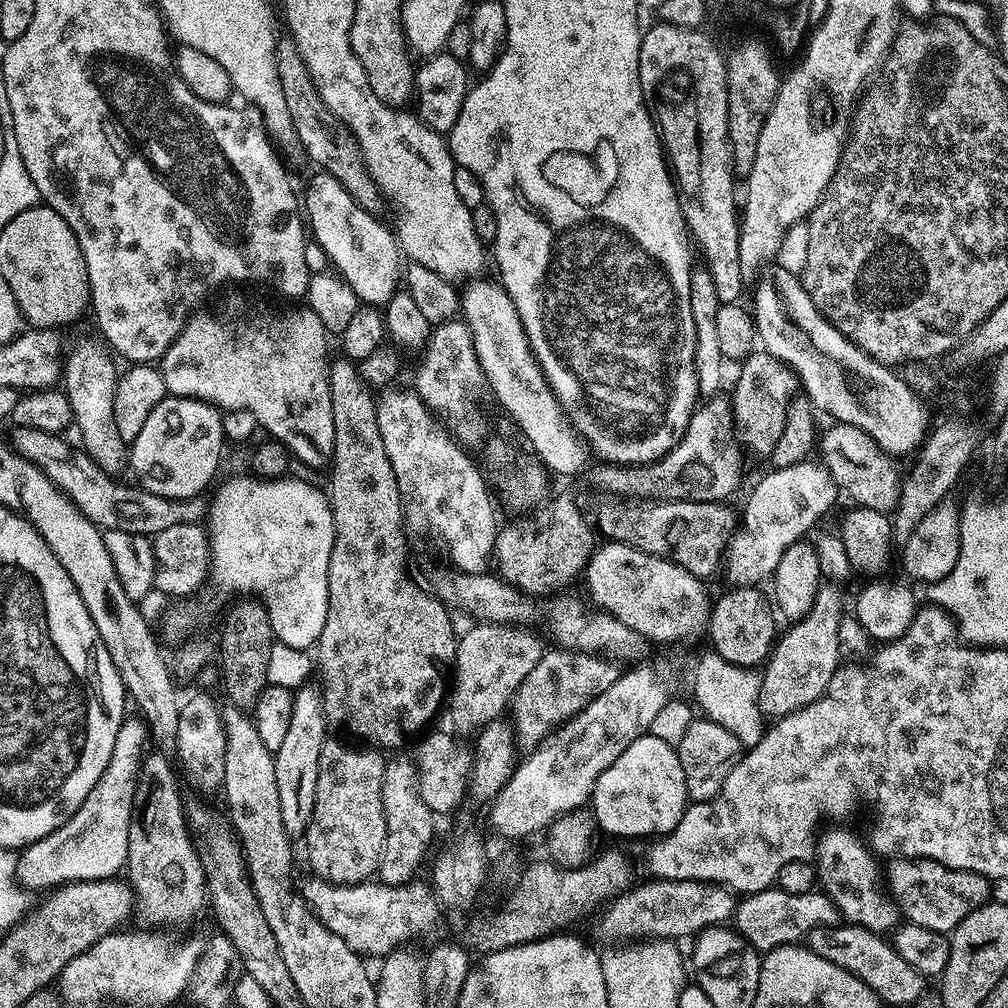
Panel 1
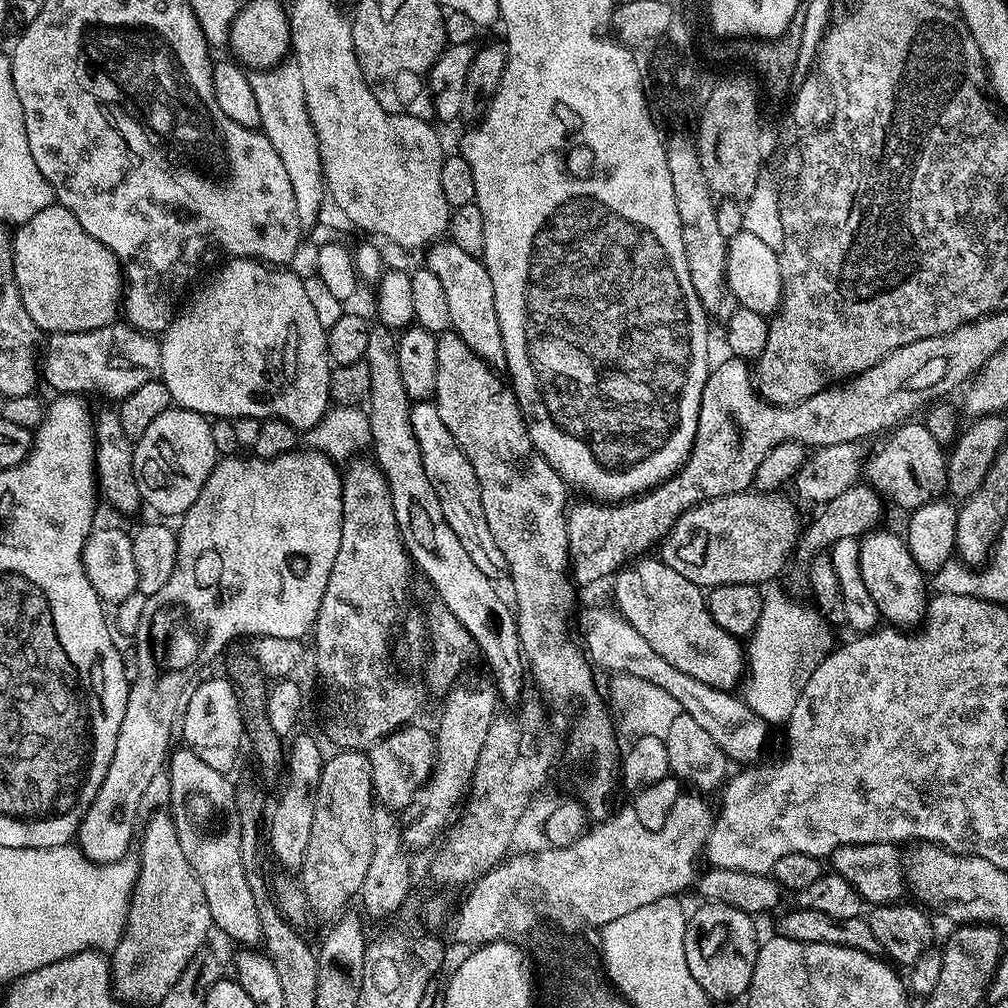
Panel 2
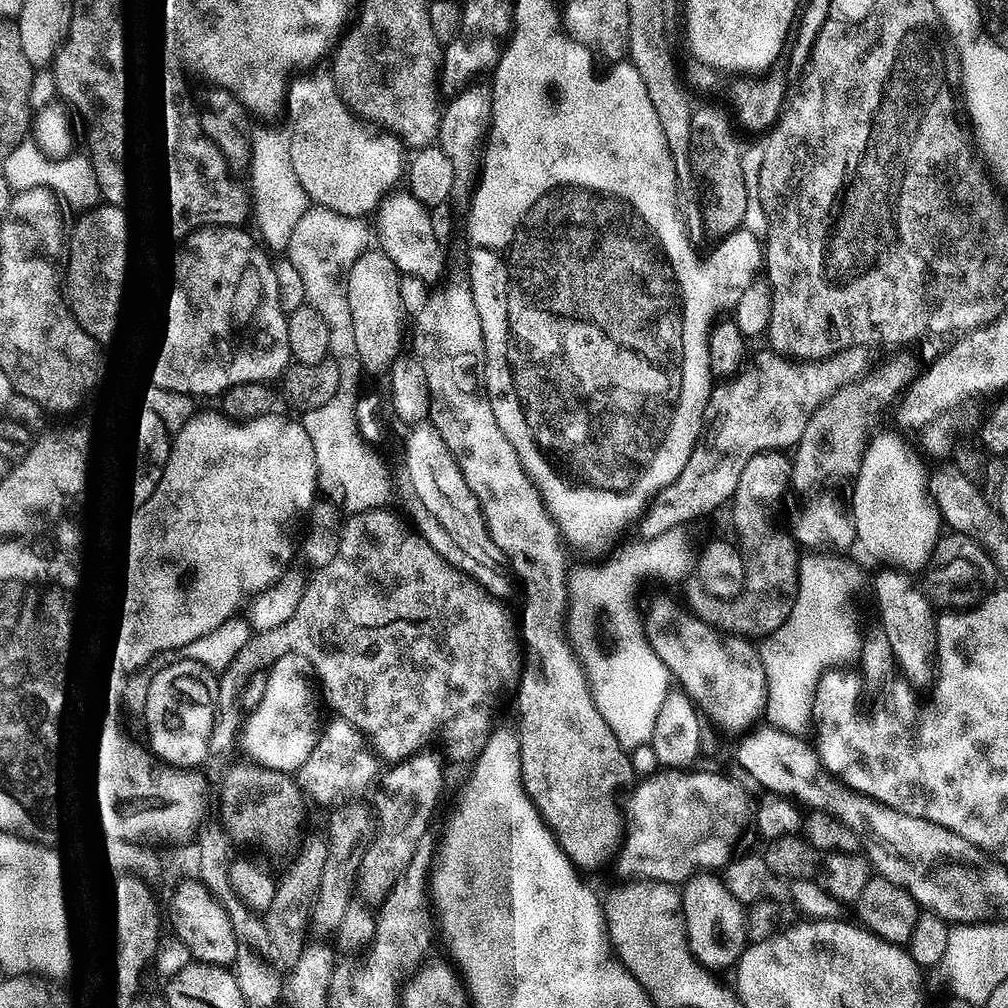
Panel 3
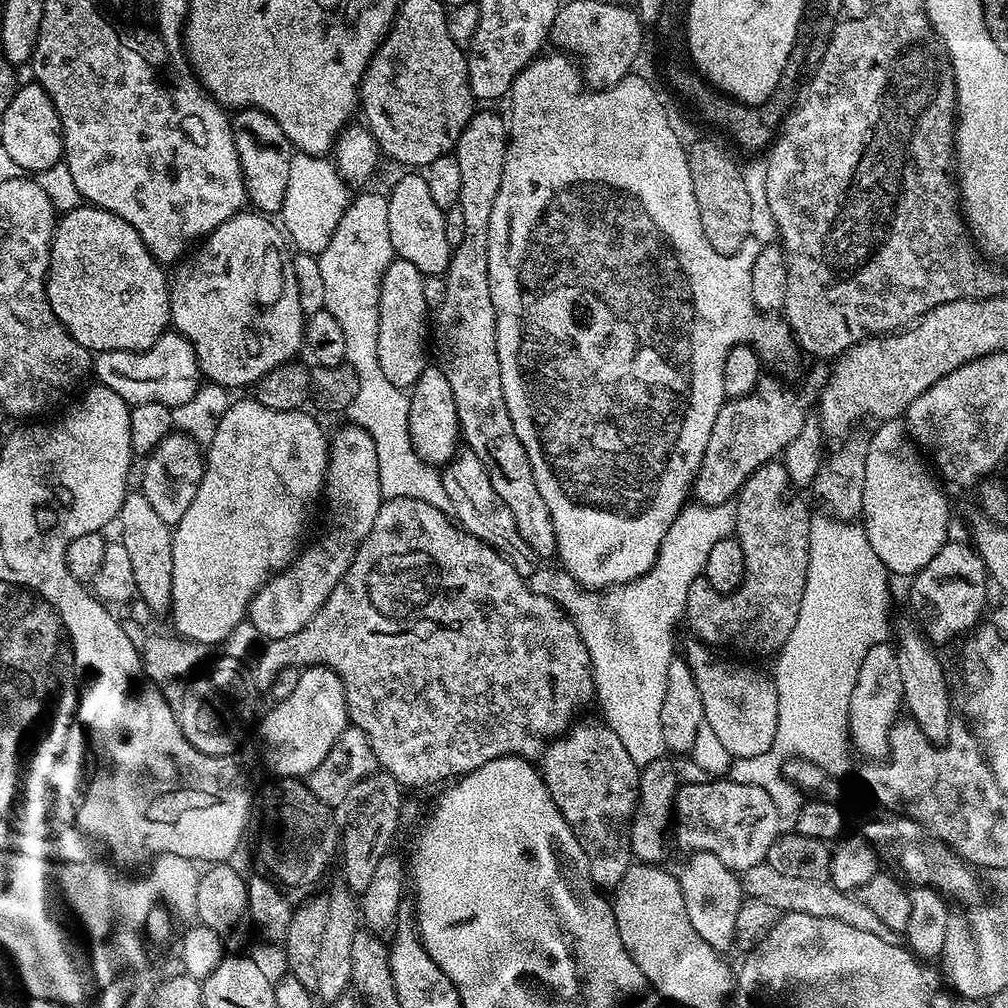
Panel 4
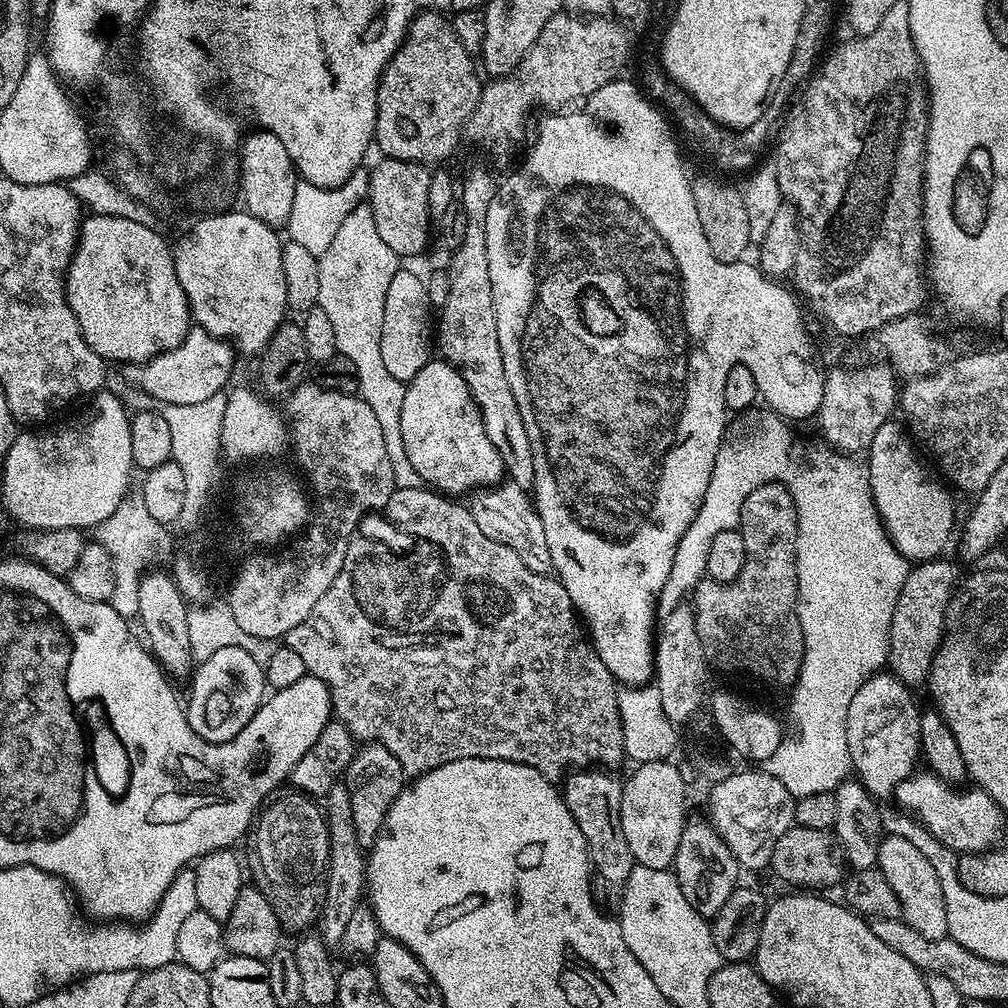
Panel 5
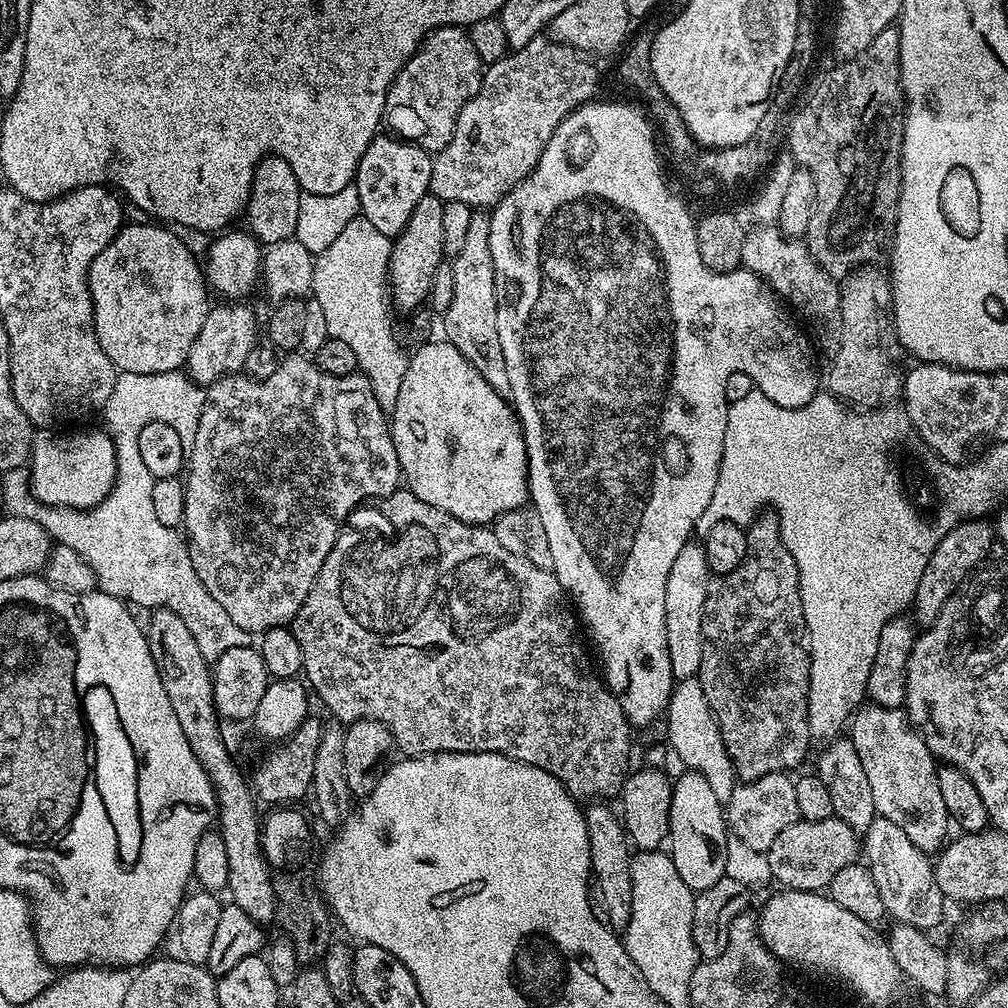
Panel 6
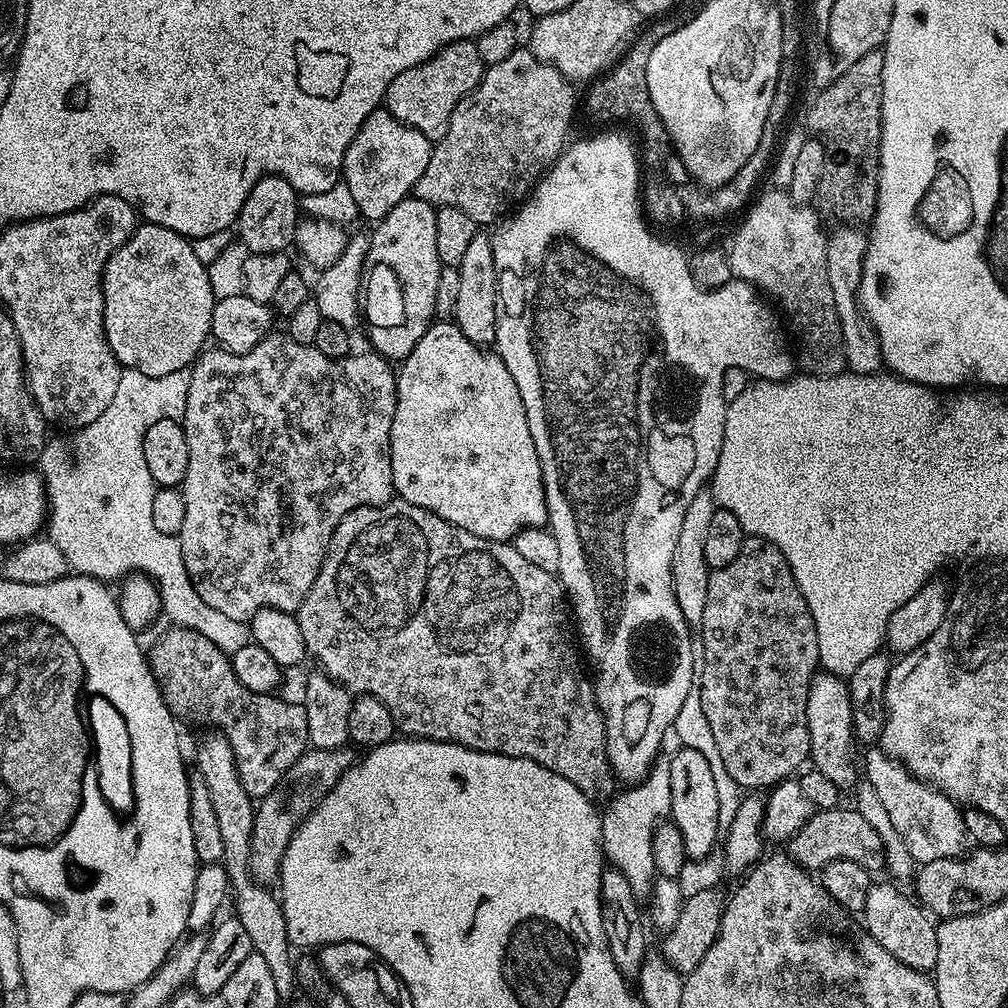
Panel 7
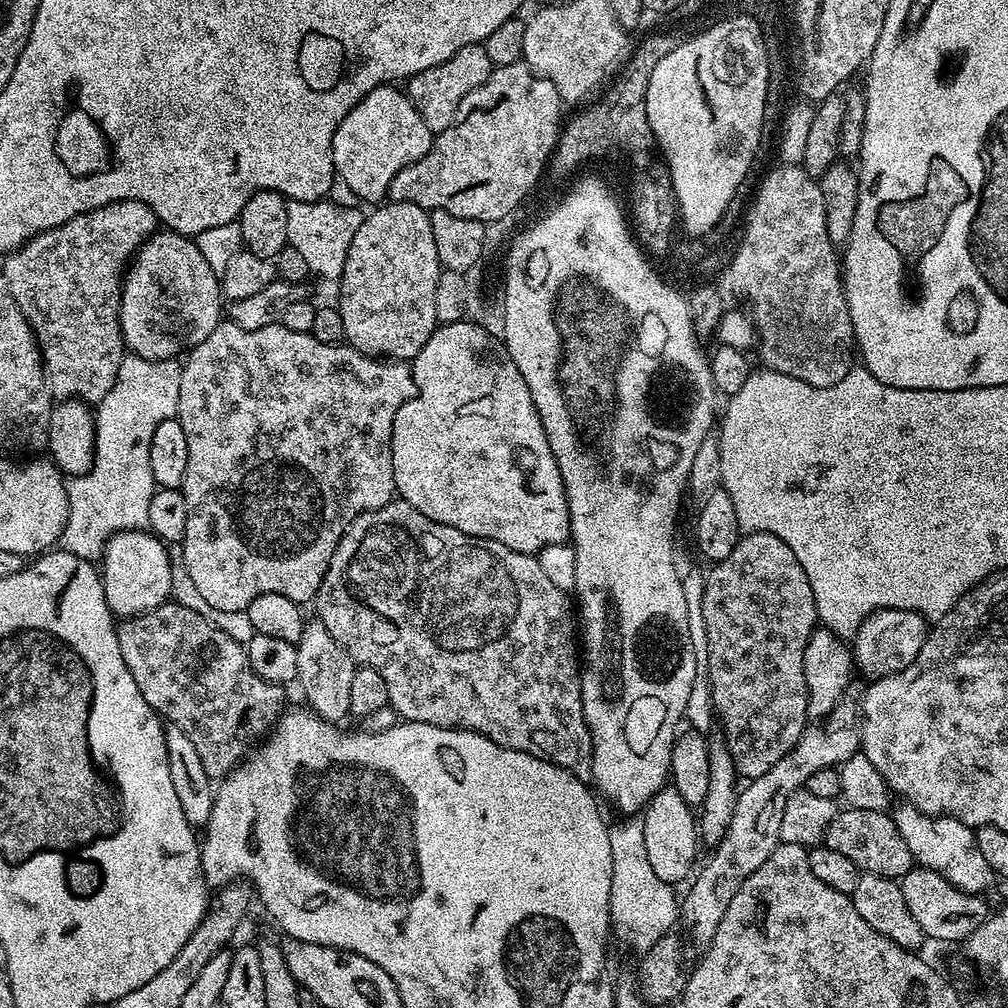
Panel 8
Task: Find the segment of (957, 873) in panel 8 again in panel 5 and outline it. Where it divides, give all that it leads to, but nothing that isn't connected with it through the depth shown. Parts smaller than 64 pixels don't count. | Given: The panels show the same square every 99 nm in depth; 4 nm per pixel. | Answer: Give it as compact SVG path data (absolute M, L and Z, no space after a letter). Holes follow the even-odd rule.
M879 670L866 682L862 682L862 686L858 686L858 694L854 694L846 710L846 746L850 750L852 770L865 790L872 793L873 797L891 797L898 785L907 776L917 771L918 761L922 756L920 751L921 709L916 708L916 700L912 697L912 692L913 689L903 684L897 676L893 676L891 671Z

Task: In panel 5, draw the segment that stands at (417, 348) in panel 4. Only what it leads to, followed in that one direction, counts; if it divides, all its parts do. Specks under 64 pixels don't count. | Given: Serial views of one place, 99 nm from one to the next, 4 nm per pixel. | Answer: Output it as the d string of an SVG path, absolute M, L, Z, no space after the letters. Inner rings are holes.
M401 268L386 290L382 318L381 353L386 370L405 384L432 358L434 348L434 310L429 302L428 286L422 276Z

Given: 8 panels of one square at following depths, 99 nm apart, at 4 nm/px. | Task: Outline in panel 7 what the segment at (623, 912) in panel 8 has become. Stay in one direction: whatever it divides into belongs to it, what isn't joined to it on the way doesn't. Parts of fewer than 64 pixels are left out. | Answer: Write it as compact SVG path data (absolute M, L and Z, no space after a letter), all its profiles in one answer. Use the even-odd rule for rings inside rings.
M662 750L655 756L652 763L652 768L648 775L637 784L631 785L626 791L624 789L617 793L607 803L606 810L603 809L600 818L600 843L604 849L604 855L611 867L622 870L622 874L626 874L626 882L630 882L630 886L638 894L651 893L654 879L657 877L657 871L654 862L653 834L656 832L656 827L659 822L671 813L672 799L670 798L670 783L671 783L671 769L670 762L672 761L671 753Z

